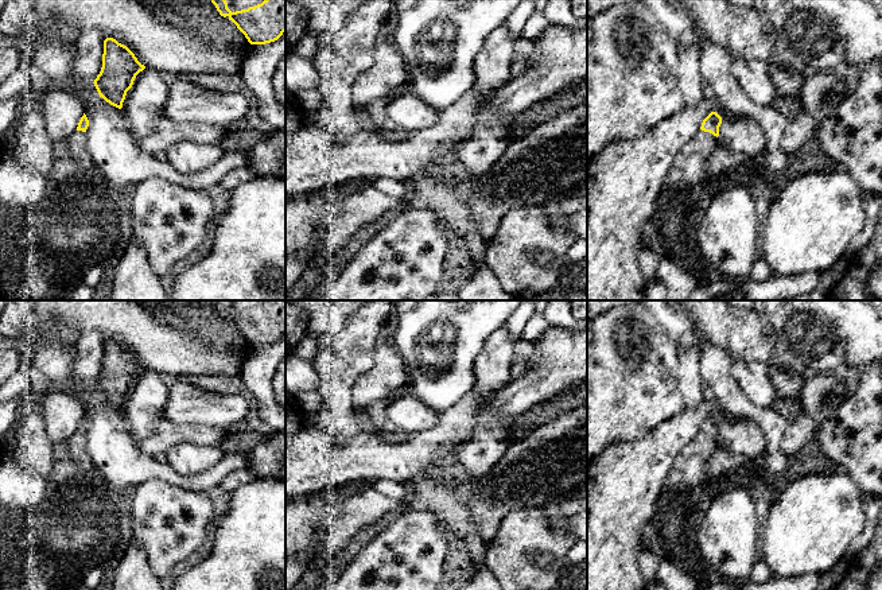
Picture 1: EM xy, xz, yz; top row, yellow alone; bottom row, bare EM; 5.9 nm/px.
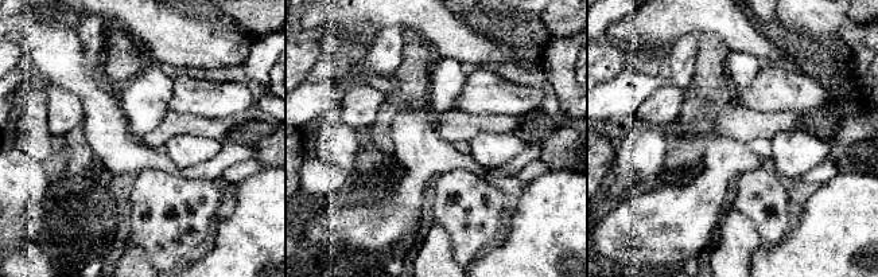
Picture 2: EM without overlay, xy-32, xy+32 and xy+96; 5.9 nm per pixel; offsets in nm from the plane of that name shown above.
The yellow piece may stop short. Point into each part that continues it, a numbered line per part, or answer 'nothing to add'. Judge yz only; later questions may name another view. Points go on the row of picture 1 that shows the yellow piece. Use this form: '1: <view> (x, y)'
1: yz (687, 169)

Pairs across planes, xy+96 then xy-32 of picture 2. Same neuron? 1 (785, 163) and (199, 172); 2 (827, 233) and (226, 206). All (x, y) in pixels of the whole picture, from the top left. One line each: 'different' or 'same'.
1: different
2: different

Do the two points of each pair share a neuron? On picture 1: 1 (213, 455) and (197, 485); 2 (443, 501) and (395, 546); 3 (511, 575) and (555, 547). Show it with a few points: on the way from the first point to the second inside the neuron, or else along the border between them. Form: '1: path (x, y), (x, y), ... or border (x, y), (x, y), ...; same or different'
1: border (225, 454), (210, 468), (186, 478); different
2: border (408, 508), (428, 511), (439, 523); different
3: path (521, 565), (535, 551), (544, 547); same

